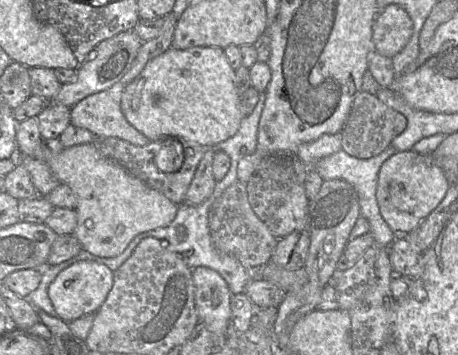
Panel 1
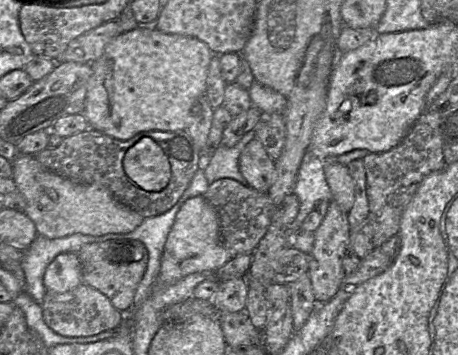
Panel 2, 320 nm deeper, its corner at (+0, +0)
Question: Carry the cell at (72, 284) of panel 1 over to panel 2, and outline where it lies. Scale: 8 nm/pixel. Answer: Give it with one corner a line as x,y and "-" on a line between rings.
76,253
58,255
44,274
44,286
50,292
66,293
82,283
82,266

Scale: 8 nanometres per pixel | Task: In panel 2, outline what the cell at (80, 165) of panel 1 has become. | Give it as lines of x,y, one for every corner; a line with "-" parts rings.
19,153
12,163
12,179
26,200
25,214
34,223
38,235
57,239
77,233
90,236
126,234
145,219
118,202
106,187
74,183
45,169
34,156

